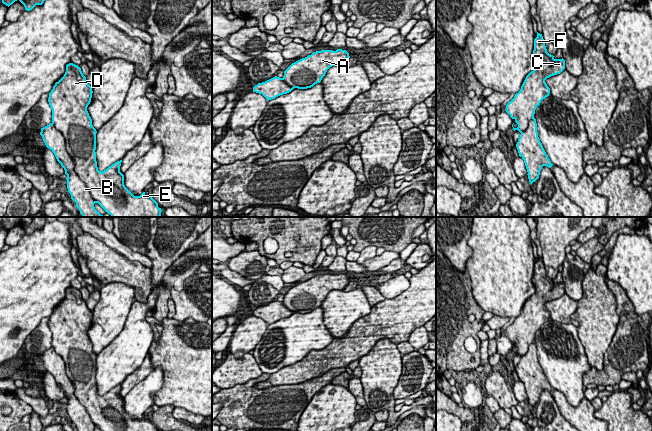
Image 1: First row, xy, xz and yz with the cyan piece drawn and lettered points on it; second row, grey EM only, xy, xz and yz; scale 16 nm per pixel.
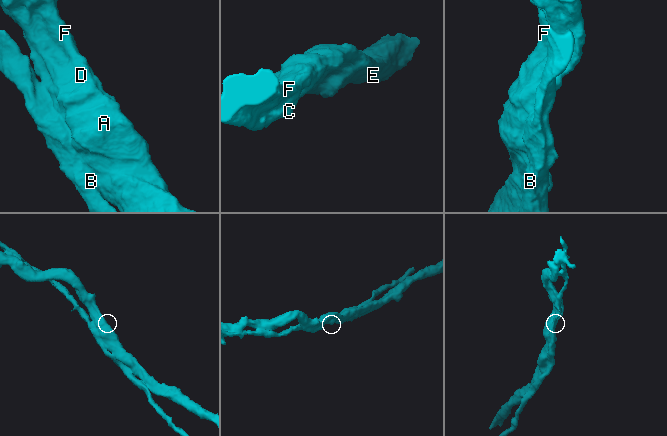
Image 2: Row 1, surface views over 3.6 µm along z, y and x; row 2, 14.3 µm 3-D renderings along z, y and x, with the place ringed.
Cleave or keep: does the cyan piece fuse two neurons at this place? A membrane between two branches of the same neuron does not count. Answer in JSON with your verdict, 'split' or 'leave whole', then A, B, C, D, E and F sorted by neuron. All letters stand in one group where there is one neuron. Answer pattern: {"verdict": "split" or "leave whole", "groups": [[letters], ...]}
{"verdict": "leave whole", "groups": [["A", "B", "C", "D", "E", "F"]]}

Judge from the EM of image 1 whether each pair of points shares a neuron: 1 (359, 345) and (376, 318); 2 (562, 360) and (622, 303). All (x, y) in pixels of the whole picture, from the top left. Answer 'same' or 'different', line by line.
1: same
2: different

